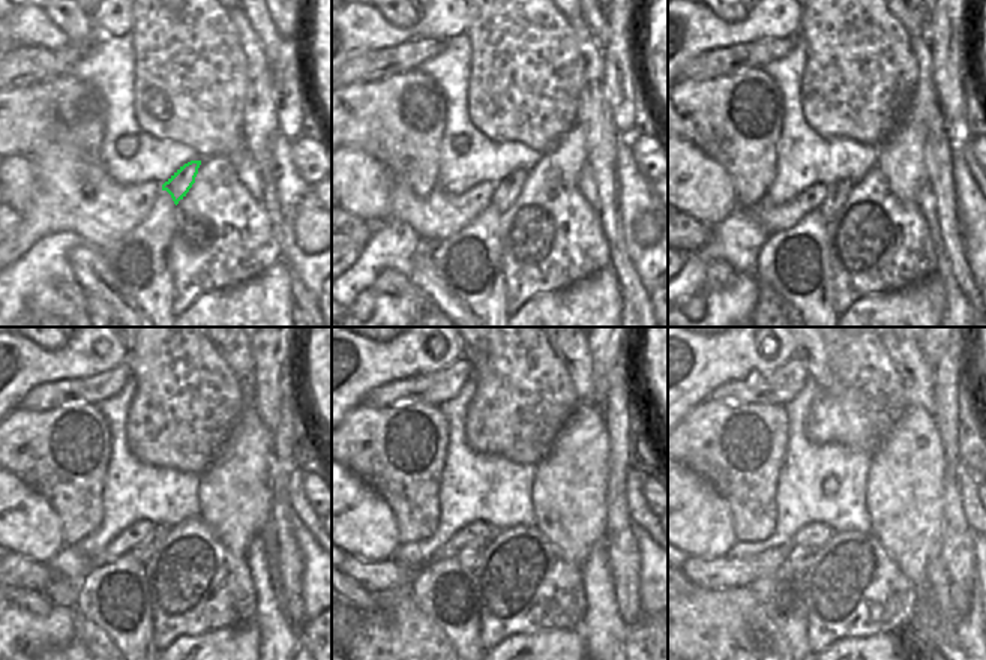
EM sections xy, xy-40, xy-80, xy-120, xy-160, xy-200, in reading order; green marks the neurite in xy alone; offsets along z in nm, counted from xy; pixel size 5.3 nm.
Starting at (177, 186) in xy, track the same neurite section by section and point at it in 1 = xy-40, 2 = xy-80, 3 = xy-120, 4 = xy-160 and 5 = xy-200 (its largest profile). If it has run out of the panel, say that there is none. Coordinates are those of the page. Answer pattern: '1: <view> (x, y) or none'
1: xy-40 (505, 192)
2: xy-80 (838, 194)
3: xy-120 (141, 552)
4: xy-160 (468, 557)
5: xy-200 (799, 558)

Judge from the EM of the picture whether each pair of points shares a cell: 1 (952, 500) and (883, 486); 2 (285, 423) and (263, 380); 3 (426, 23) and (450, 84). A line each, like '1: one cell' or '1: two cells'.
1: two cells
2: two cells
3: two cells

